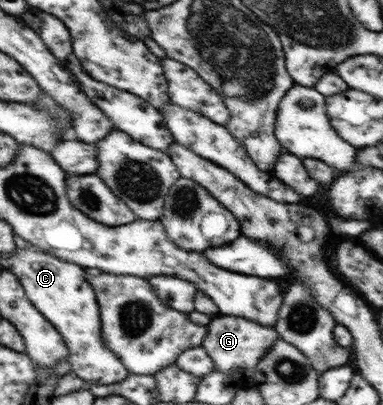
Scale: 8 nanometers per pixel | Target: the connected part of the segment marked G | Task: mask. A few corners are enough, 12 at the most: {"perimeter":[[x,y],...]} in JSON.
{"perimeter":[[221,315],[211,320],[203,348],[215,370],[257,366],[275,328]]}

